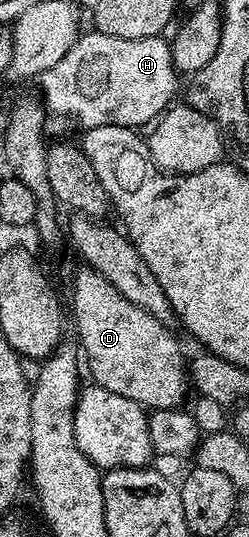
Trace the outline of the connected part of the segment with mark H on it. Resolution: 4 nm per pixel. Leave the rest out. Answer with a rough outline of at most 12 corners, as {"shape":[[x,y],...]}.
{"shape":[[83,32],[38,78],[52,114],[141,128],[175,100],[163,37]]}

